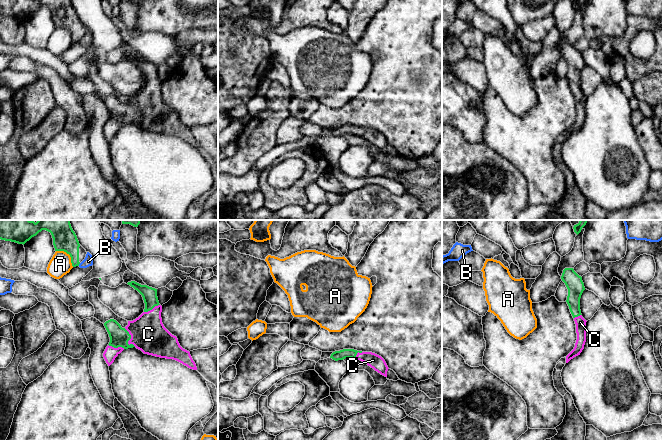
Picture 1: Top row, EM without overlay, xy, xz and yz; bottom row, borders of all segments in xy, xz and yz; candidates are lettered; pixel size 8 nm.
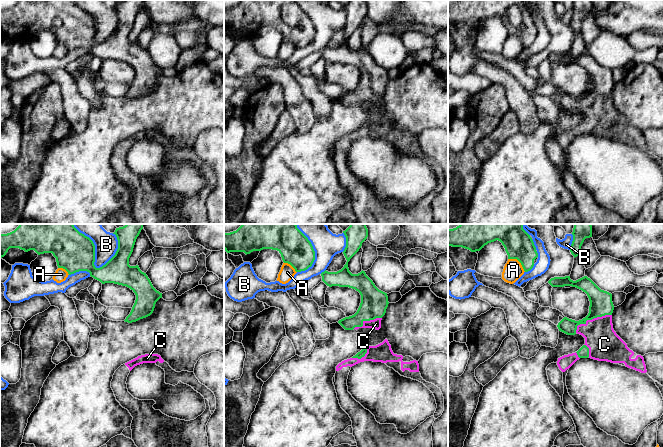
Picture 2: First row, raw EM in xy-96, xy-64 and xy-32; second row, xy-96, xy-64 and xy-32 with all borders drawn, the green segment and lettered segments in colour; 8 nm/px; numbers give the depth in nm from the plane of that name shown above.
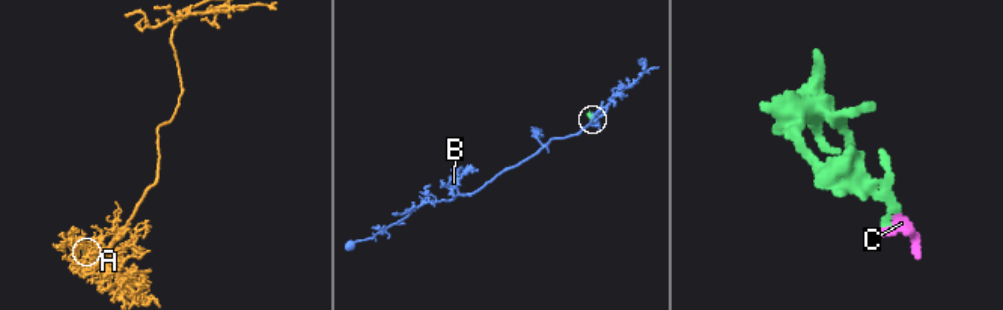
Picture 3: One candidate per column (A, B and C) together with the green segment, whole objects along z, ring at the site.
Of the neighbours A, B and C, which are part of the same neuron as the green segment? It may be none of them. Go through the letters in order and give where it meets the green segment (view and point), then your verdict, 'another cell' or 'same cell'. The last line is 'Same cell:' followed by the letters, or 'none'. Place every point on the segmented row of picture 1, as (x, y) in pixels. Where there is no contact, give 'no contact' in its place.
A: xy (68, 253) | another cell
B: xy (79, 263) | another cell
C: xy (130, 338) | same cell
Same cell: C

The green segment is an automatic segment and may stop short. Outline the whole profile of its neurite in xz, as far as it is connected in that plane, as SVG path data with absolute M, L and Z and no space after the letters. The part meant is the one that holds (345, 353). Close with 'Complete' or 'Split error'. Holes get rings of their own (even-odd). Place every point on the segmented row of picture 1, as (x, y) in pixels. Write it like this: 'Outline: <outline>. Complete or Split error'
Outline: M343 349L340 351L333 352L330 358L335 361L343 360L345 358L357 359L370 366L381 375L387 377L387 371L389 368L385 360L375 353L362 352L354 349Z. Split error

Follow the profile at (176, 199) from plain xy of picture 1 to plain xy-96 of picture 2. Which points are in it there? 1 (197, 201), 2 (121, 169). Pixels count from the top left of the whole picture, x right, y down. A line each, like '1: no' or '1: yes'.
1: no
2: no

